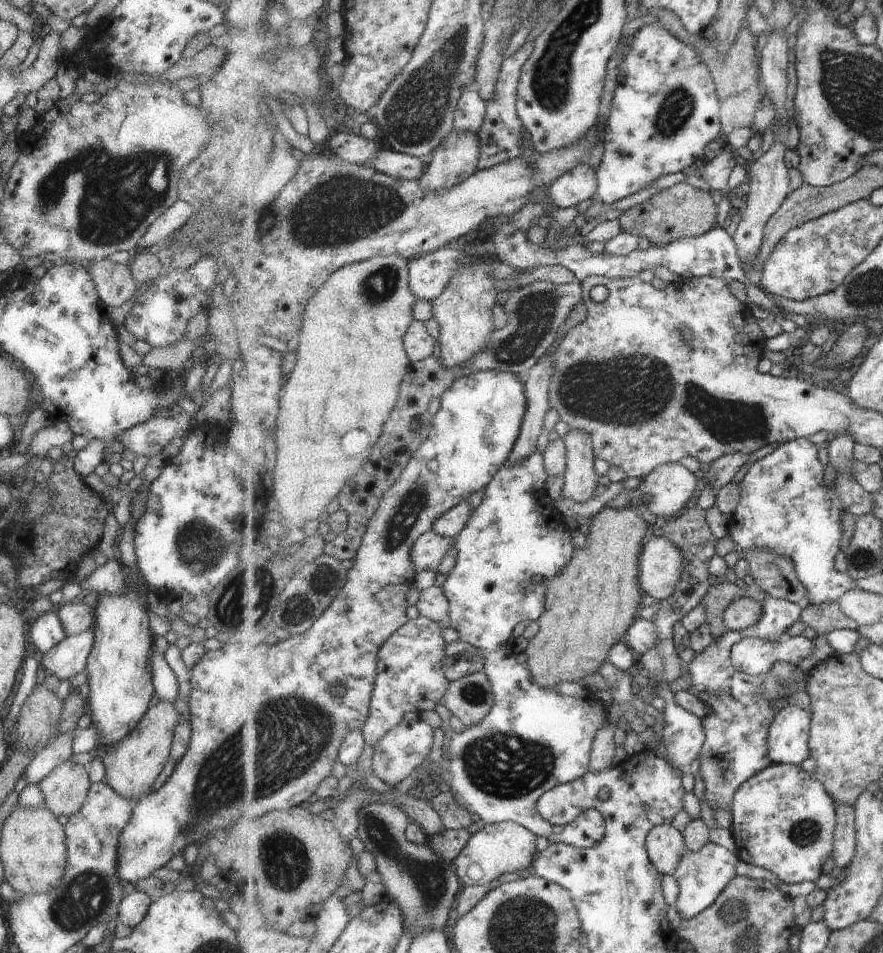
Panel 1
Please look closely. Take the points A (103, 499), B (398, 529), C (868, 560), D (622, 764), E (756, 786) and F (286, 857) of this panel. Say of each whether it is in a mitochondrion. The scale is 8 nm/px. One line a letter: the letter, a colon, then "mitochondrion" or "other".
A: other
B: mitochondrion
C: mitochondrion
D: other
E: other
F: mitochondrion

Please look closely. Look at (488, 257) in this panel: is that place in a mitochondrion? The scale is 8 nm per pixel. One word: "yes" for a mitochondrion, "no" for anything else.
no

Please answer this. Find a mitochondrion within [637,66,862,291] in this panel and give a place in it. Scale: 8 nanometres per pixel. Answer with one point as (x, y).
(677, 110)

